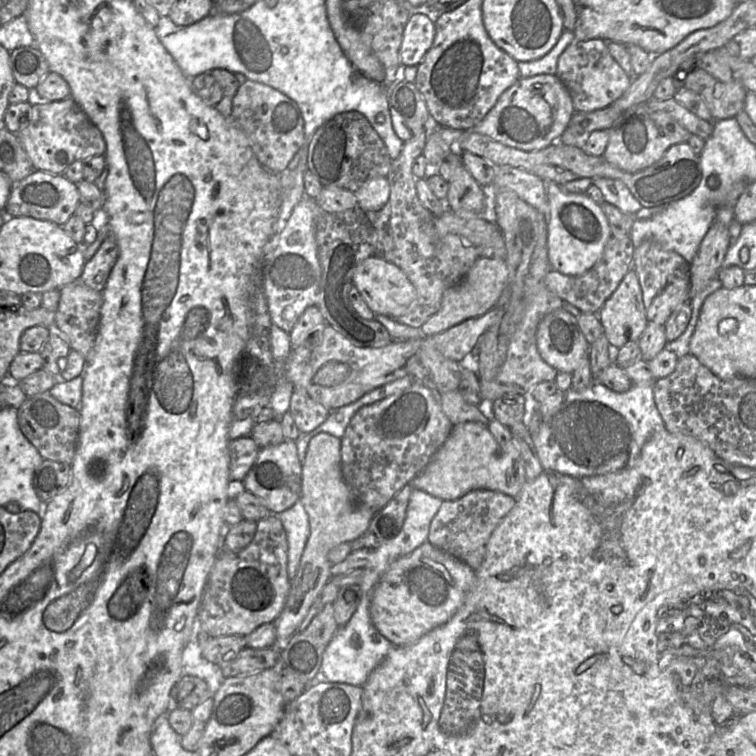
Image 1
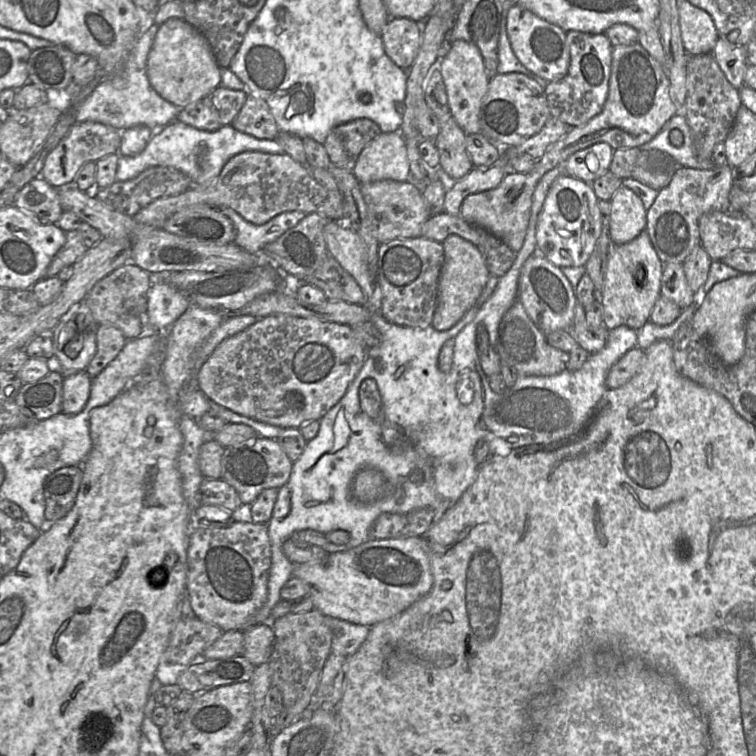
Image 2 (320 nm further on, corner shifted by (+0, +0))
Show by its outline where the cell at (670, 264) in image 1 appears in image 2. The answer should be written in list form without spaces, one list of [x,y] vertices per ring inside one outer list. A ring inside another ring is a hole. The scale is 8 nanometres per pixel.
[[[729,165],[714,166],[710,169],[679,167],[671,182],[658,191],[653,205],[647,210],[646,231],[663,265],[684,263],[691,252],[701,244],[699,220],[702,215],[712,211],[729,212],[731,209],[729,195],[734,185],[734,170]]]

